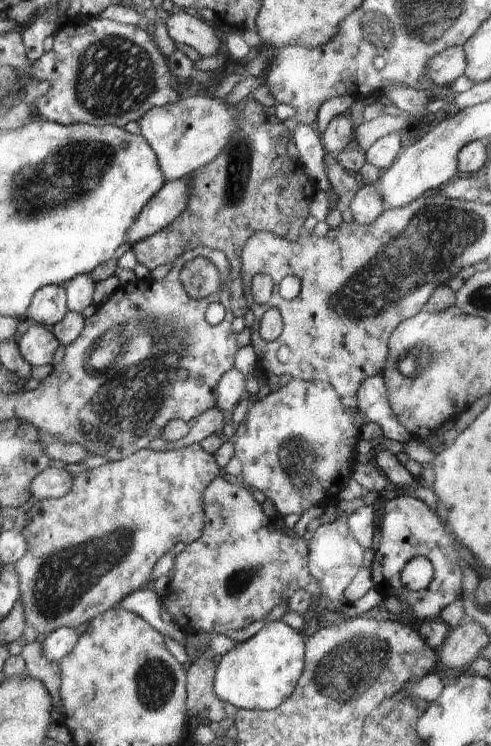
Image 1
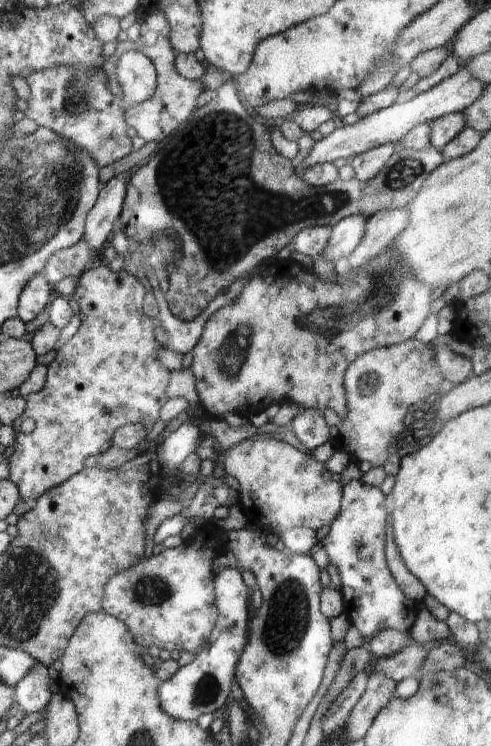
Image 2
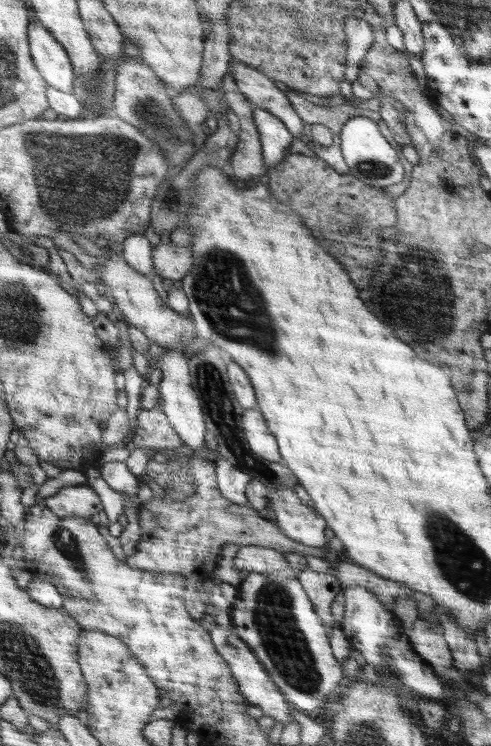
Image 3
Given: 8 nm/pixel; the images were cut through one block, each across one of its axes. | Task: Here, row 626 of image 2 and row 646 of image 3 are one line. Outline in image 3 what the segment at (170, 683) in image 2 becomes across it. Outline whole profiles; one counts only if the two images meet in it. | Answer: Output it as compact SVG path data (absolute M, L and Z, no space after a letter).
M222 626L213 627L209 630L212 644L216 652L228 663L229 671L237 682L237 688L242 696L252 706L258 706L266 716L274 718L275 722L287 725L291 722L291 703L286 699L282 691L274 684L264 665L258 660L258 657L252 652L252 649L238 635L234 633L233 628L226 629Z

